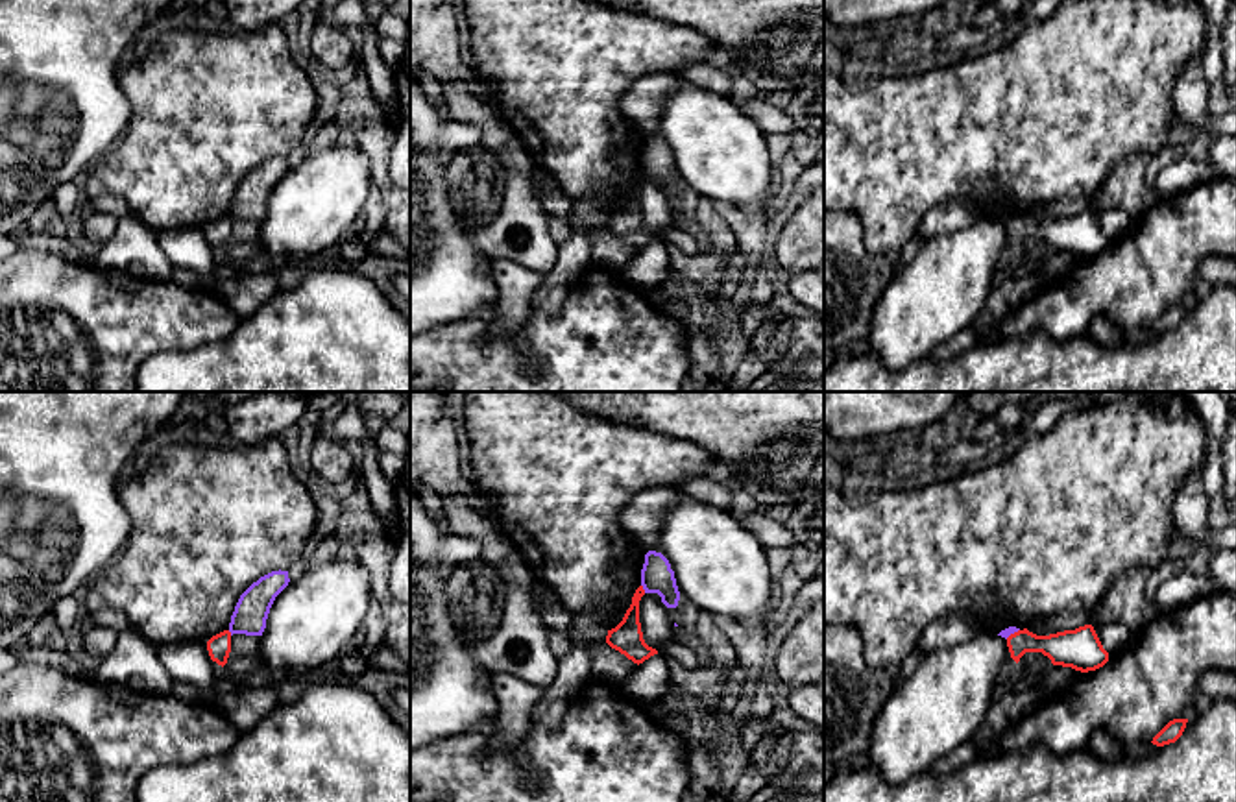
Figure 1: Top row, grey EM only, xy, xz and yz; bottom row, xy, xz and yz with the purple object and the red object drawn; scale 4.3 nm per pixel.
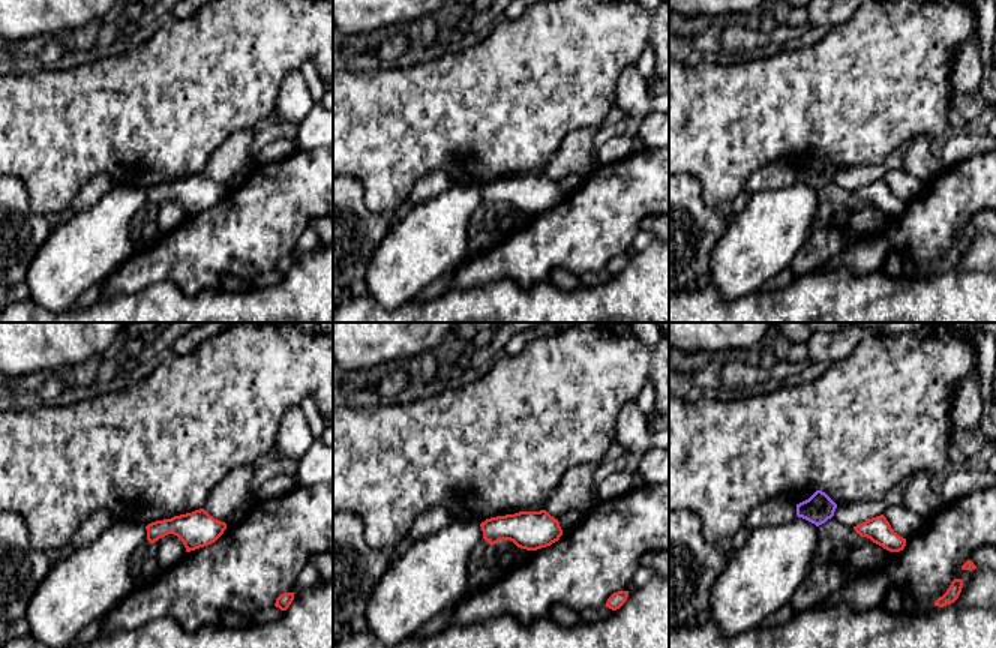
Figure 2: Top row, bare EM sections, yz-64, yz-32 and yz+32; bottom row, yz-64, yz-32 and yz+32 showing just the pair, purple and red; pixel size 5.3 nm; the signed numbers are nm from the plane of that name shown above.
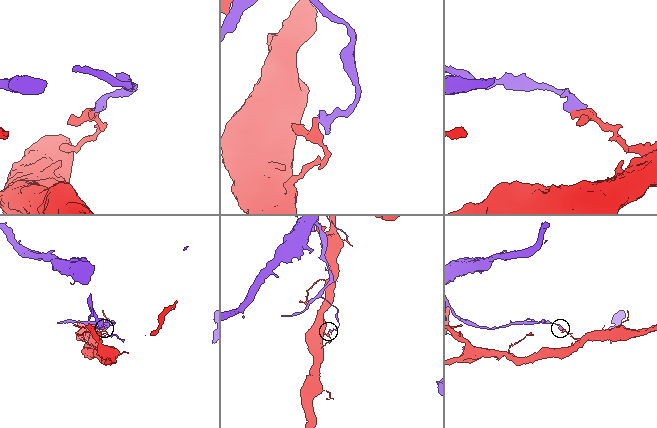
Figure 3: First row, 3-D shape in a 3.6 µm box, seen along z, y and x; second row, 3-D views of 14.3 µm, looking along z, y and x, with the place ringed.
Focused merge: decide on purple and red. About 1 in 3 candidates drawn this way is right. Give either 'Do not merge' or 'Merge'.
Do not merge

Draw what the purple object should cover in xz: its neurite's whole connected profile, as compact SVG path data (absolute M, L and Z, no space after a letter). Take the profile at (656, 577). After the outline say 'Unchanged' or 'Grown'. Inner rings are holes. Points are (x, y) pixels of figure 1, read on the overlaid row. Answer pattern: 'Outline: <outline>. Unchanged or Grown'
Outline: M656 551L645 554L641 569L641 586L645 593L658 593L667 608L676 608L680 591L669 560Z. Unchanged

